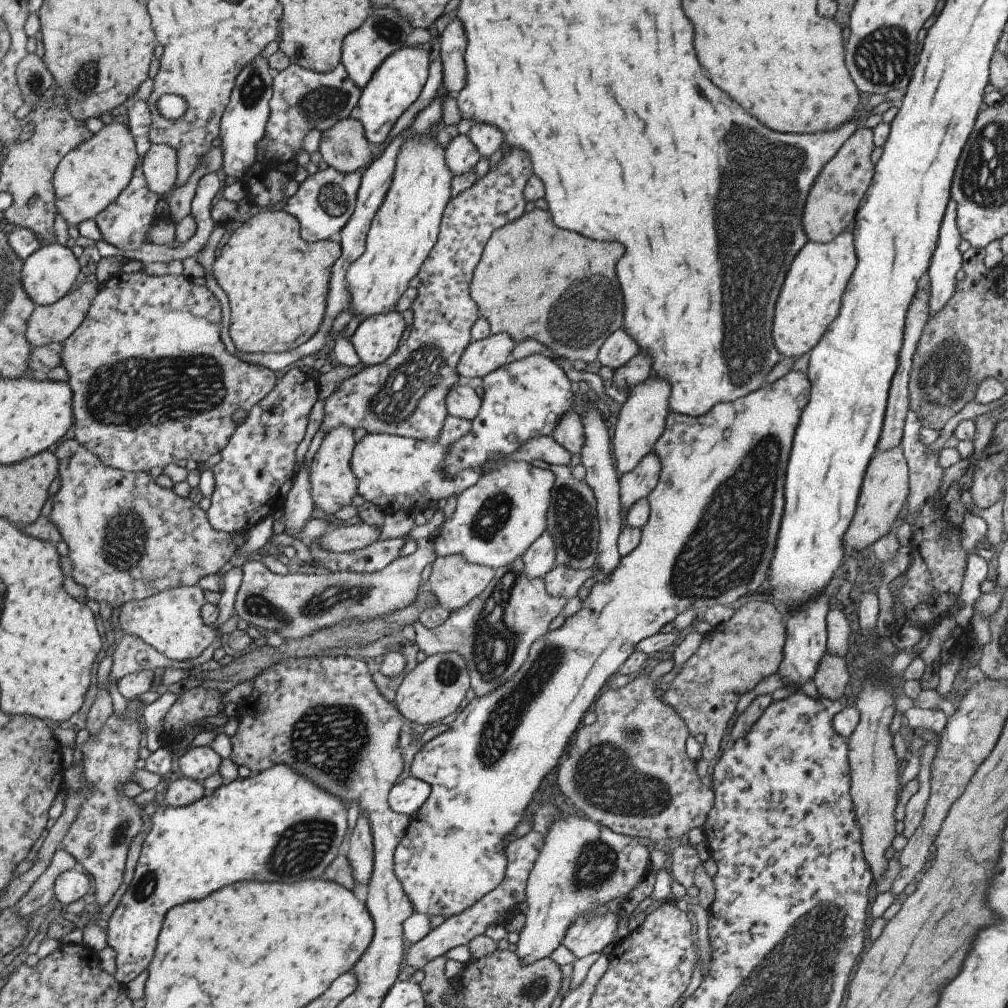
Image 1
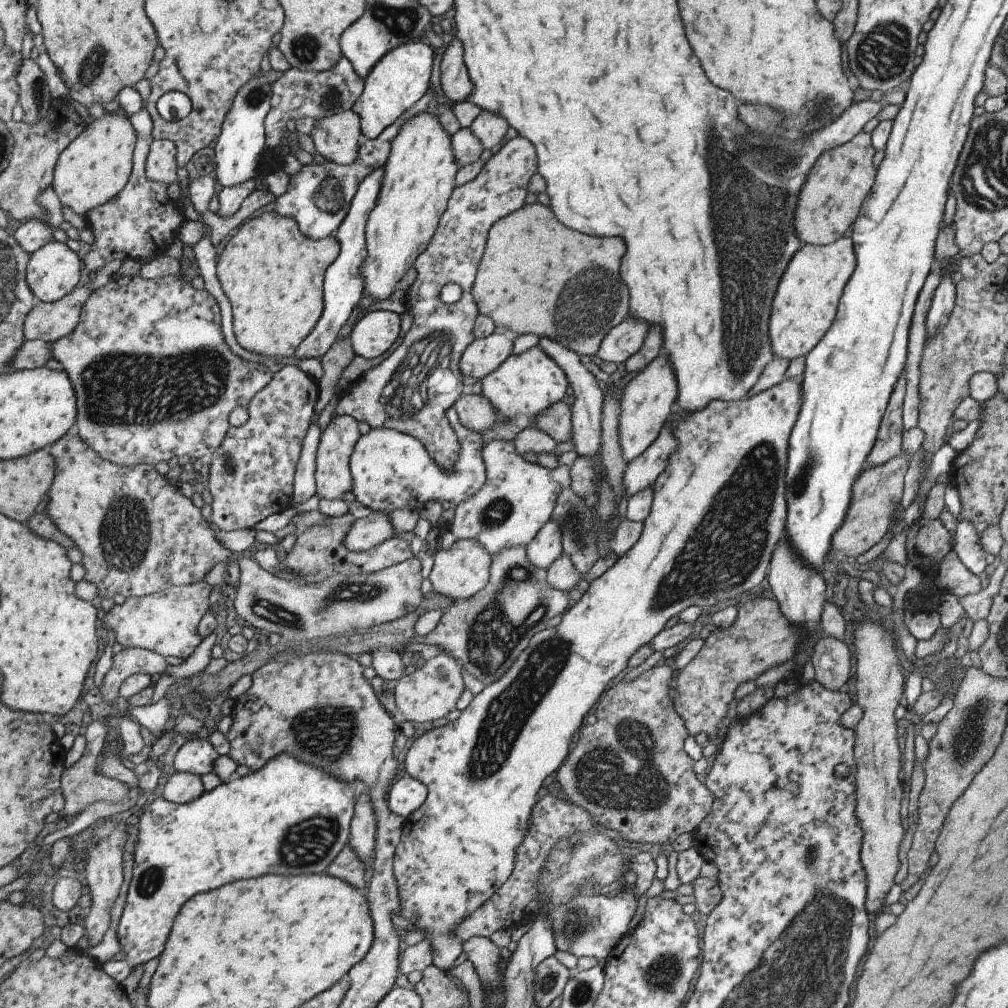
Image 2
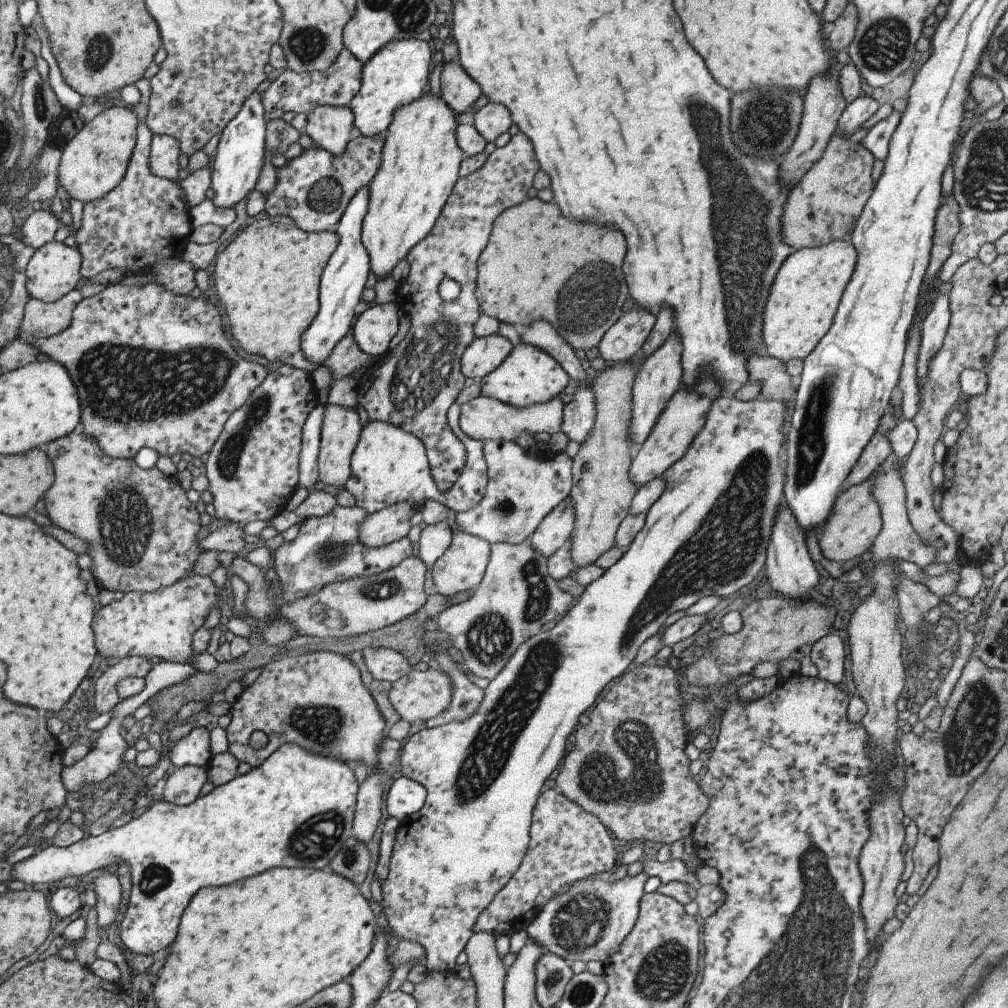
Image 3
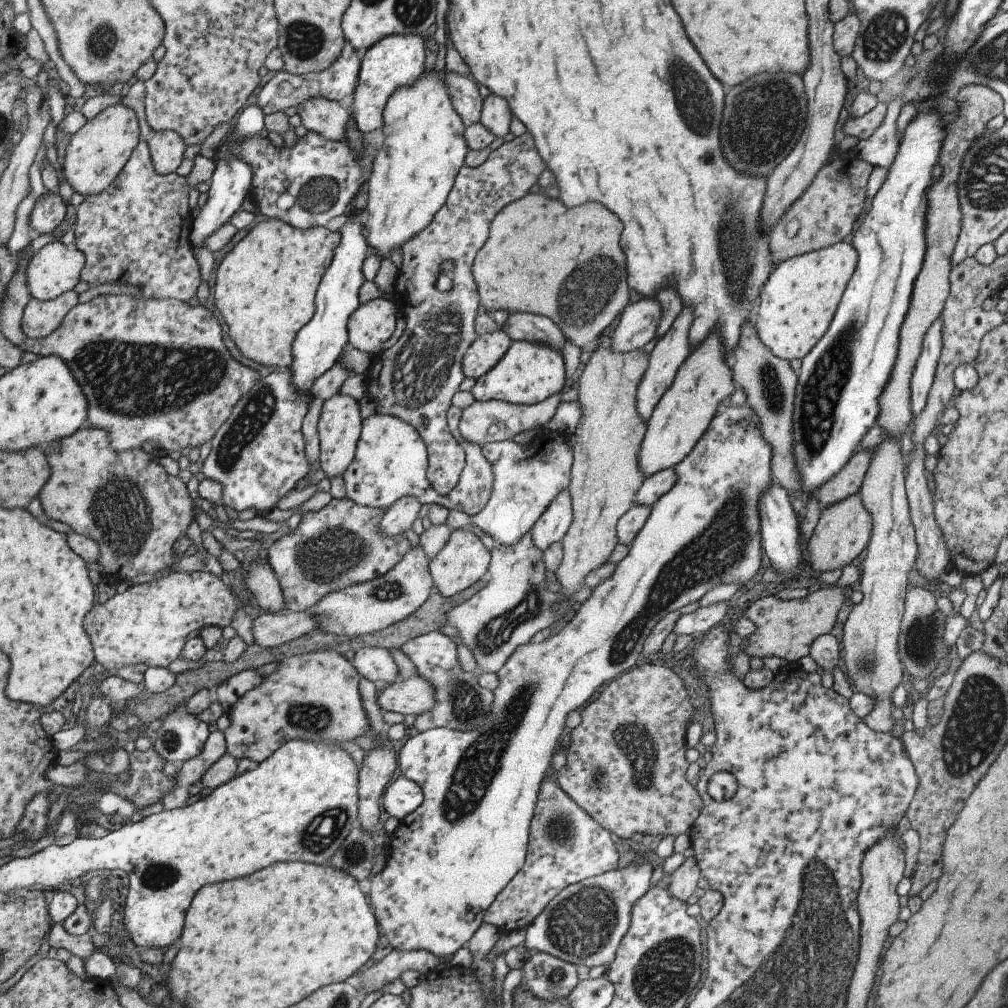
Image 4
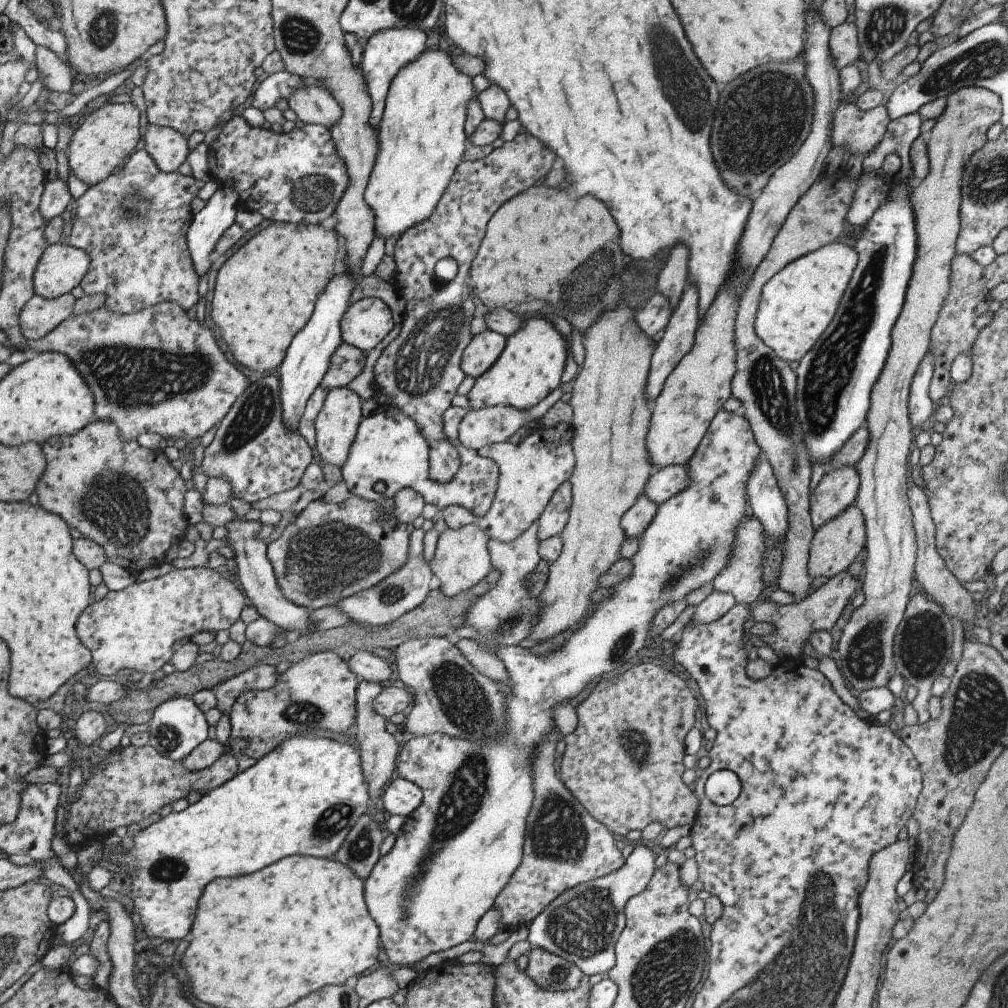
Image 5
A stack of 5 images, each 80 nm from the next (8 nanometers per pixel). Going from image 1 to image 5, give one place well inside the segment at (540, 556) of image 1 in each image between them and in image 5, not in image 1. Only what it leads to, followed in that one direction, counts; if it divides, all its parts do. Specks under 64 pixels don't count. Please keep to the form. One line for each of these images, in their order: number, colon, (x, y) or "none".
2: (545, 547)
3: (553, 531)
4: (553, 524)
5: (553, 517)

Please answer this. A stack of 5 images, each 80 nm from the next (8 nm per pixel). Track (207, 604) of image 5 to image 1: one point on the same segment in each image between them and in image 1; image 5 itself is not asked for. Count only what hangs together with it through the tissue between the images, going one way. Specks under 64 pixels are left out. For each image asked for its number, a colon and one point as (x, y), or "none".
1: (169, 621)
2: (166, 622)
3: (160, 624)
4: (148, 624)

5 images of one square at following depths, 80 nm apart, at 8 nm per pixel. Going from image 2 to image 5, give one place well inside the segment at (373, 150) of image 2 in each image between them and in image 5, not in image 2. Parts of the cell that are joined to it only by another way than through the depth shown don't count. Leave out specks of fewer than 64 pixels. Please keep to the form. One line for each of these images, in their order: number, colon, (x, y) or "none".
3: (313, 190)
4: (312, 183)
5: (295, 177)

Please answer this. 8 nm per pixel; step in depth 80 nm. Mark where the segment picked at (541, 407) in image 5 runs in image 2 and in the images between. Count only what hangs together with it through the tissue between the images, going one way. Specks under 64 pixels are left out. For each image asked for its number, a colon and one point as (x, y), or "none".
2: (473, 411)
3: (483, 418)
4: (482, 422)

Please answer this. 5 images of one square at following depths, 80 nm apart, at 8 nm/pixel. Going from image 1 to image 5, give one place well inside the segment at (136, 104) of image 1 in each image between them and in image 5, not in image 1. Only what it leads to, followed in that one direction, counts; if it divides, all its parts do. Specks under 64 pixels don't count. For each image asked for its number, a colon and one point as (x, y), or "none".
2: (136, 223)
3: (143, 223)
4: (134, 232)
5: (132, 224)

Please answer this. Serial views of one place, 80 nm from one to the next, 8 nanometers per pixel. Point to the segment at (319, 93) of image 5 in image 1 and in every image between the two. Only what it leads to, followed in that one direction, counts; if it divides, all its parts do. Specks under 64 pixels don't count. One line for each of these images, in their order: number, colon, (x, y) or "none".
1: (343, 147)
2: (336, 137)
3: (329, 127)
4: (326, 117)

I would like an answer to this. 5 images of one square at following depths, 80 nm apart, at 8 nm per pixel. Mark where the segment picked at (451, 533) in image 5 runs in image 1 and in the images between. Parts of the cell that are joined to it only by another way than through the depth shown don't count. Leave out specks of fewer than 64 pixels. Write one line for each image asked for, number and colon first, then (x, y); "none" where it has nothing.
1: (453, 582)
2: (457, 573)
3: (461, 567)
4: (463, 560)

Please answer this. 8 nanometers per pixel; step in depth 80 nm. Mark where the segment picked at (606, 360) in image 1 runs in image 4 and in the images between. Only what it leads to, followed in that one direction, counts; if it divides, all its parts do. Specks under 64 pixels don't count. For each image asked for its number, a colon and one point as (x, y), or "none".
2: (621, 341)
3: (619, 344)
4: (637, 324)

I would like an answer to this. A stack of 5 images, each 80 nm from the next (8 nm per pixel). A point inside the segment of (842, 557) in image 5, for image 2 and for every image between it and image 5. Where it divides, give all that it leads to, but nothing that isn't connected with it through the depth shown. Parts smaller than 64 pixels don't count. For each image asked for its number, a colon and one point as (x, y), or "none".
2: (876, 492)
3: (856, 522)
4: (840, 537)

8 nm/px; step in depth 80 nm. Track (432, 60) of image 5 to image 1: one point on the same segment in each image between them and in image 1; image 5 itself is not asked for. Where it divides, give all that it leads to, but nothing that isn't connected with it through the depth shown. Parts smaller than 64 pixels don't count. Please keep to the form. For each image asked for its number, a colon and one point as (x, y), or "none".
1: (401, 234)
2: (418, 177)
3: (420, 161)
4: (423, 148)

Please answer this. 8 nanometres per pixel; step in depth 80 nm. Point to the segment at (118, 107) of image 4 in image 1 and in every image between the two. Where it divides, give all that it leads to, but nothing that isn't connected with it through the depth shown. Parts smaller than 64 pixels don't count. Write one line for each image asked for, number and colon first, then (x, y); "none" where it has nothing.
1: (88, 179)
2: (94, 167)
3: (93, 162)

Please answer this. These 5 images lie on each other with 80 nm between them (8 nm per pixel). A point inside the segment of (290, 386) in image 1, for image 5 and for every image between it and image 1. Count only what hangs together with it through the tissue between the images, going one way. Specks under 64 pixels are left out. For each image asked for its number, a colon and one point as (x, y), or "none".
2: (251, 473)
3: (252, 470)
4: (257, 456)
5: (251, 448)

